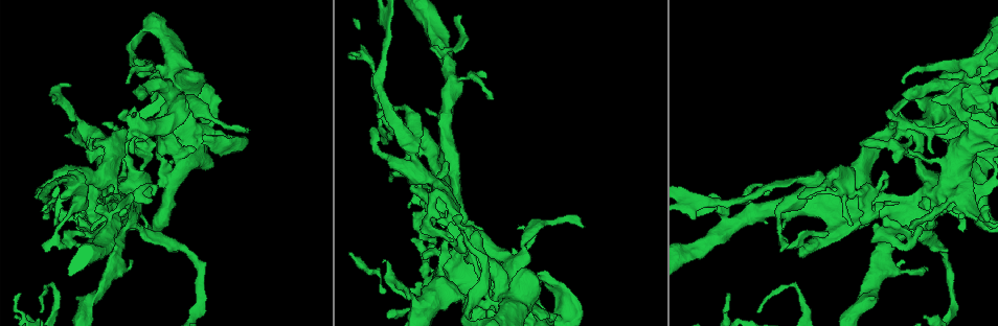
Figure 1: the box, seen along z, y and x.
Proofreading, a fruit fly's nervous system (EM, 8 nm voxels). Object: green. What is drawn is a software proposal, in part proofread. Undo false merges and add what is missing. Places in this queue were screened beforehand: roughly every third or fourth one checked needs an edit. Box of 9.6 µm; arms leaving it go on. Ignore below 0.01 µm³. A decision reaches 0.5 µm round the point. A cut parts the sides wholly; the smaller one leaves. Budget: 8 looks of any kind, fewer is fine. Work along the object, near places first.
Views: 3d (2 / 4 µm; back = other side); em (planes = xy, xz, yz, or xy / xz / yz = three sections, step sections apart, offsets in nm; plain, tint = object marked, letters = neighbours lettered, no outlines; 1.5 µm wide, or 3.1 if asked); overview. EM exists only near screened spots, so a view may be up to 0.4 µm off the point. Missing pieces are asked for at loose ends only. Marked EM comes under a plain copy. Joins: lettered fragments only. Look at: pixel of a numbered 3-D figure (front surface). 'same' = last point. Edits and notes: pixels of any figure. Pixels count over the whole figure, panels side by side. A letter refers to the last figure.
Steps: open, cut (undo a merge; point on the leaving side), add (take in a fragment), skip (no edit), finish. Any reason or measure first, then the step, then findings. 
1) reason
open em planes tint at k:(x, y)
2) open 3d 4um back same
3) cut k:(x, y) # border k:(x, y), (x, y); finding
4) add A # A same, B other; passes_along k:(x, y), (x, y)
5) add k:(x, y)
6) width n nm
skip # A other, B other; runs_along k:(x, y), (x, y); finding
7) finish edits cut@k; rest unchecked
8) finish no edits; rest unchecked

open 3d 4um at 1:(388, 180)

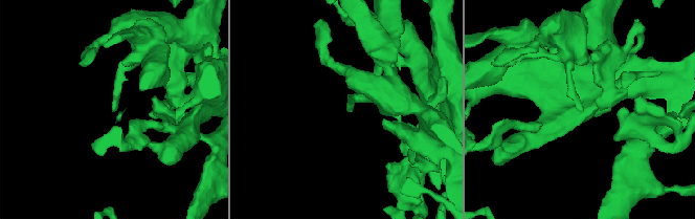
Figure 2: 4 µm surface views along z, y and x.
open em planes tint at 2:(114, 109)

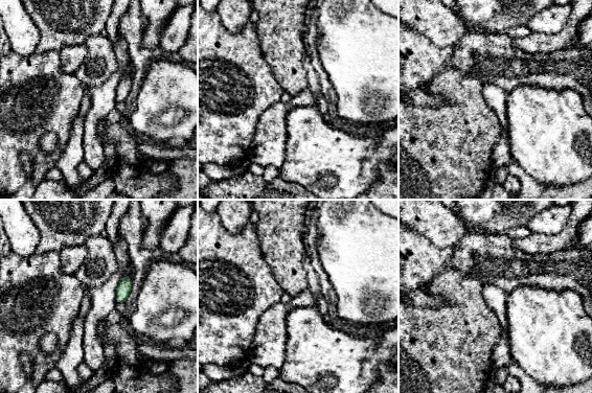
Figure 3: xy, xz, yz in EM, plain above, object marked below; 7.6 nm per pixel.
what lies round it
open em planes letters same

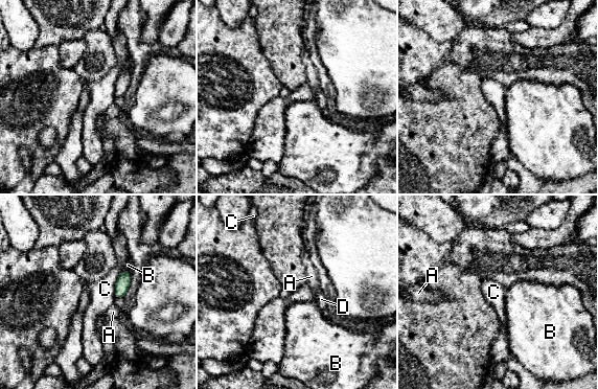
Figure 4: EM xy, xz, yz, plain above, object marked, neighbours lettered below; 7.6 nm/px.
skip # A other, B other, C other, D other; border 4:(122, 297), (115, 298); no lettered fragment goes on from it

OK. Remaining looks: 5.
end of a long branch
open em xy step 8 tint at 1:(248, 130)

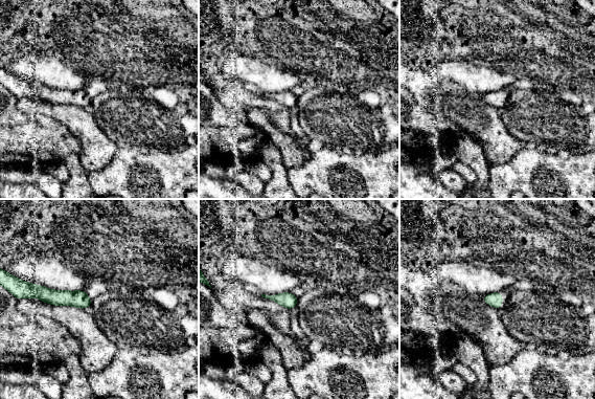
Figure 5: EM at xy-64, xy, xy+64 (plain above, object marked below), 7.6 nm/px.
another direction
open em planes letters same

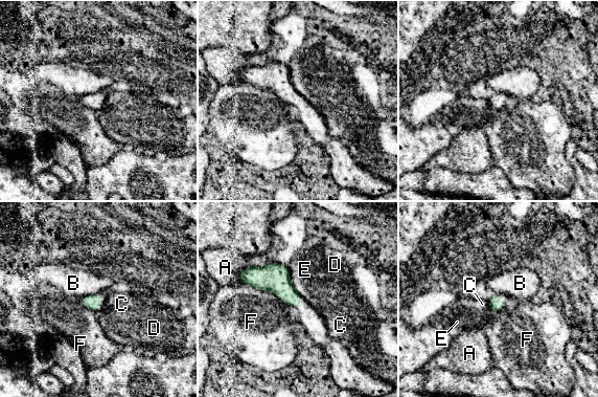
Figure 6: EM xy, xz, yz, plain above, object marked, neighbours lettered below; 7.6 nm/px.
skip # A other, B other, C other, D other, E other, F other; border 6:(292, 284), (293, 288), (302, 298); no lettered fragment goes on from it

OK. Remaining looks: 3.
an open end
open 3d 4um at 1:(893, 122)

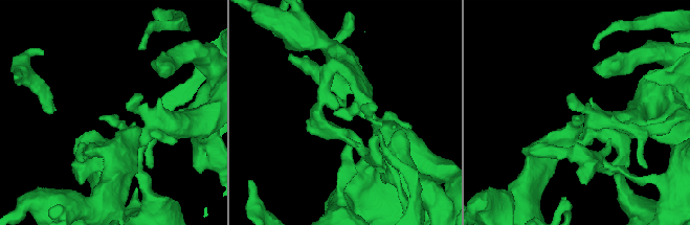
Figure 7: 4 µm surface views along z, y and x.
open em planes letters at 7:(578, 119)

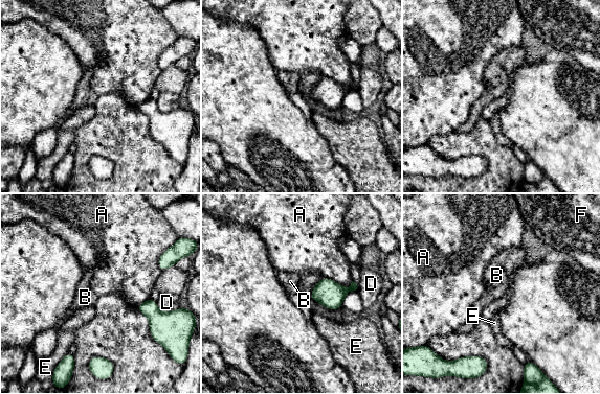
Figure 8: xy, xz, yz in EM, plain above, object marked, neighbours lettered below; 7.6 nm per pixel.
width 200 nm
skip # A other, B other, D other, E other, F other; border 8:(323, 277), (345, 287), (352, 282); no lettered fragment goes on from it

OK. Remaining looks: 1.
finish no edits; rest unchecked

